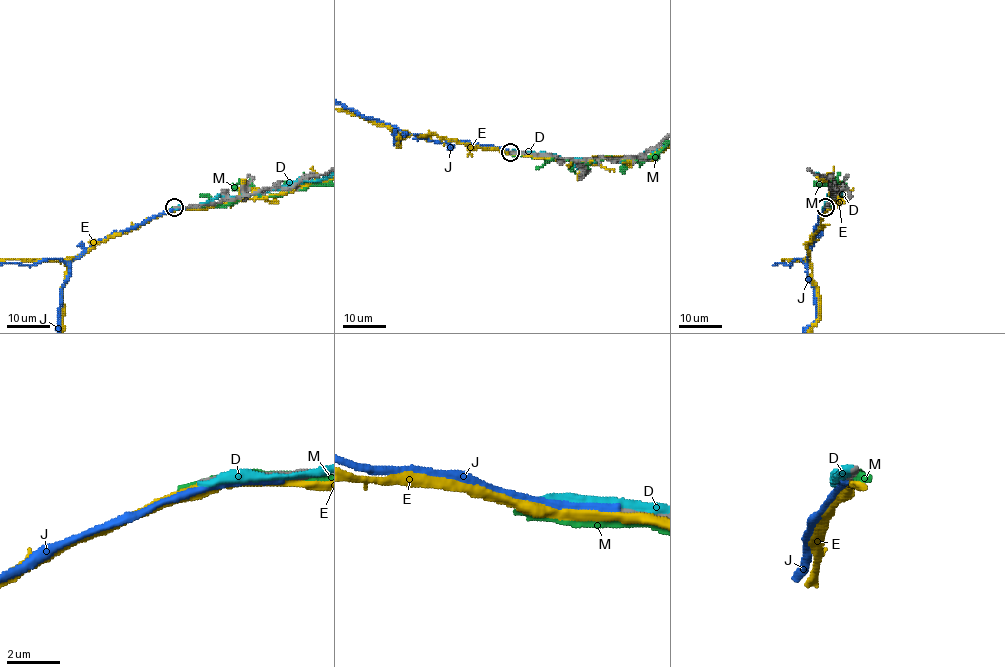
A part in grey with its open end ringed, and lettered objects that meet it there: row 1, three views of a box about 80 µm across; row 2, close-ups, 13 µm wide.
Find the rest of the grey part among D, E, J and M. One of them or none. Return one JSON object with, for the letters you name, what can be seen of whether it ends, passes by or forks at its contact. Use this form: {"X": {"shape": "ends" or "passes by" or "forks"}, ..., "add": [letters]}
{"add": []}

